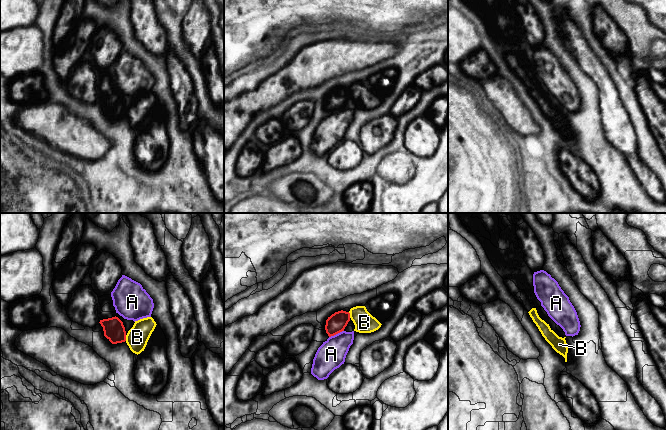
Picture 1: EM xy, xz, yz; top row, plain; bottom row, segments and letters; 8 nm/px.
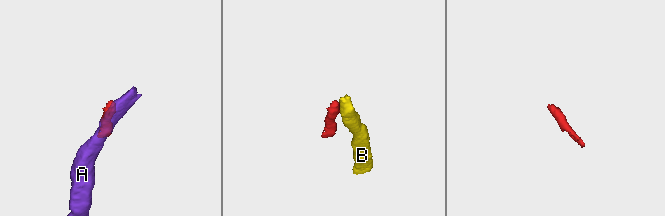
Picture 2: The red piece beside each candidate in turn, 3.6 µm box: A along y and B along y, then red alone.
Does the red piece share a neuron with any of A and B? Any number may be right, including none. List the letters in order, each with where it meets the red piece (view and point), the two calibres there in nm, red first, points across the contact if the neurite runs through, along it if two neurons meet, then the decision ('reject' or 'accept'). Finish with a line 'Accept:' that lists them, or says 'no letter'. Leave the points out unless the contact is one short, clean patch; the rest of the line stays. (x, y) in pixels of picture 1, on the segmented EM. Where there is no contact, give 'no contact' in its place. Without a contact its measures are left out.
A: meets red in xz at (336, 333); 160 nm thick on the red side, 220 nm on the other; border along xz (343, 330), (329, 337); reject
B: meets red in xy at (125, 338); 170 nm thick on the red side, 180 nm on the other; border along xy (125, 335), (126, 340); reject
Accept: no letter

